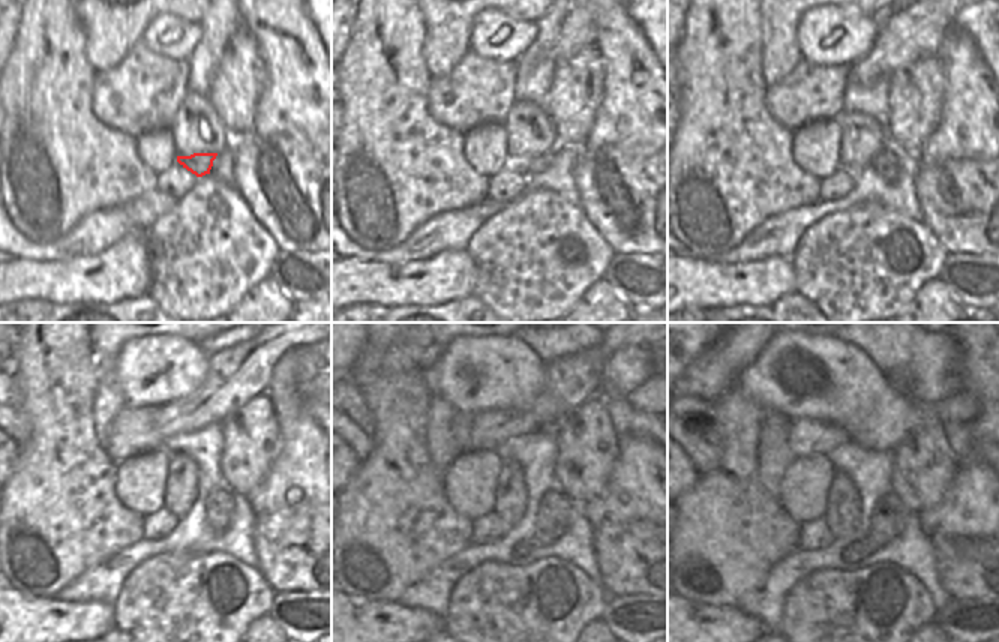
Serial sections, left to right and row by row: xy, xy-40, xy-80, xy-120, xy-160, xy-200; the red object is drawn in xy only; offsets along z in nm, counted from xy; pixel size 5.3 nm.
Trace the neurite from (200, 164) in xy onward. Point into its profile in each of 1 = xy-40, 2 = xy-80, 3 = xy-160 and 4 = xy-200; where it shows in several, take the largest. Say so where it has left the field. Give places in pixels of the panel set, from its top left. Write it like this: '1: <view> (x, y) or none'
1: xy-40 (539, 164)
2: xy-80 (885, 164)
3: xy-160 (554, 515)
4: xy-200 (888, 519)

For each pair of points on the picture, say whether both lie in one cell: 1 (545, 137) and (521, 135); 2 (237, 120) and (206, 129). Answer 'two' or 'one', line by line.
1: one
2: two

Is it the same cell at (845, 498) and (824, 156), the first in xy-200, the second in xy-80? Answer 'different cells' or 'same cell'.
different cells

